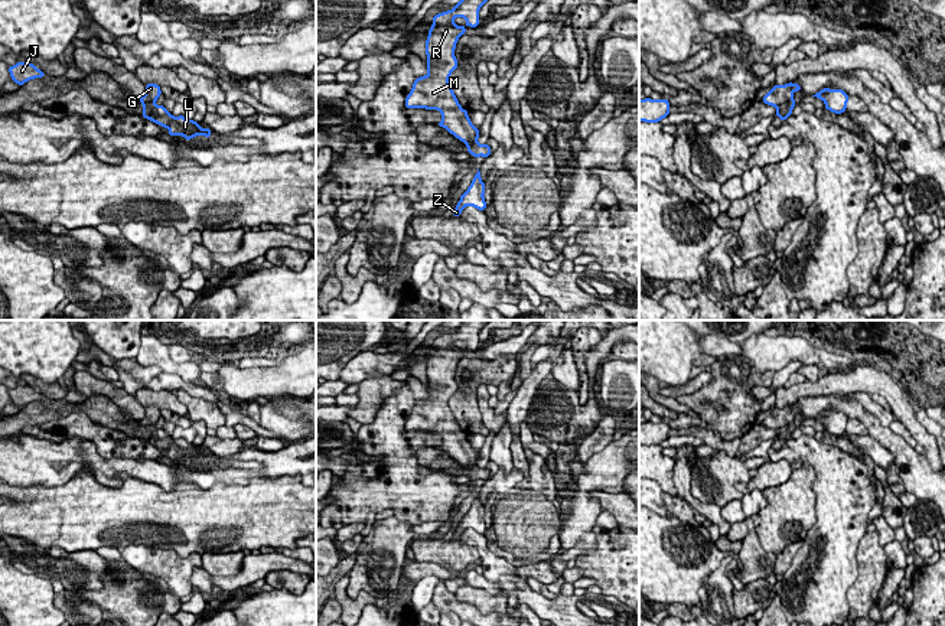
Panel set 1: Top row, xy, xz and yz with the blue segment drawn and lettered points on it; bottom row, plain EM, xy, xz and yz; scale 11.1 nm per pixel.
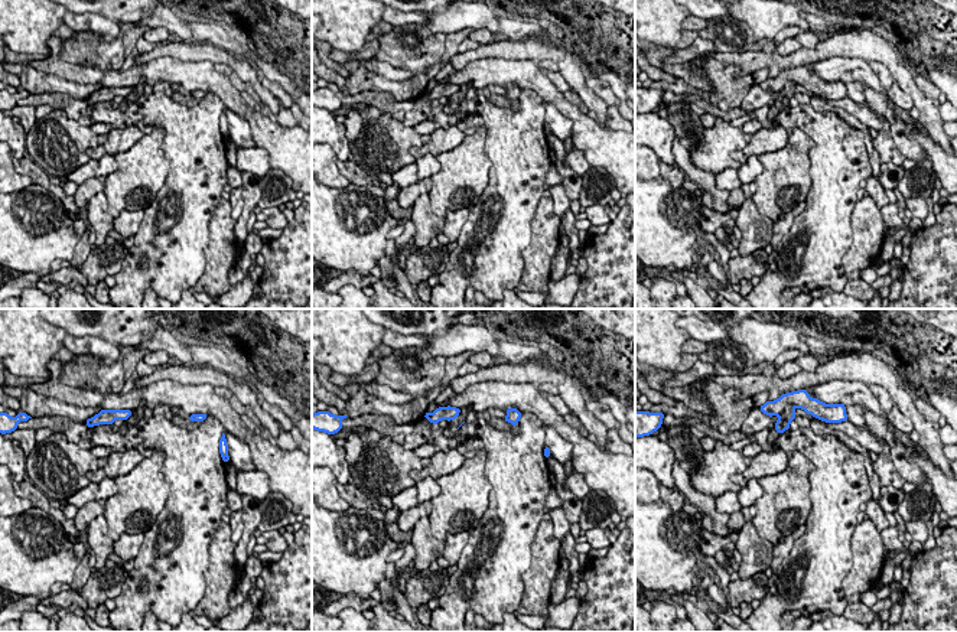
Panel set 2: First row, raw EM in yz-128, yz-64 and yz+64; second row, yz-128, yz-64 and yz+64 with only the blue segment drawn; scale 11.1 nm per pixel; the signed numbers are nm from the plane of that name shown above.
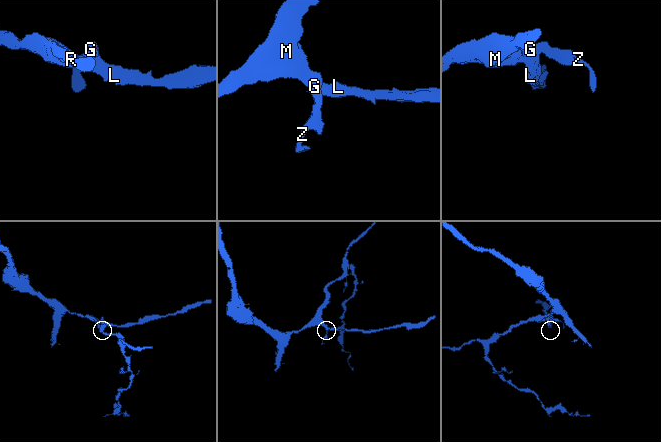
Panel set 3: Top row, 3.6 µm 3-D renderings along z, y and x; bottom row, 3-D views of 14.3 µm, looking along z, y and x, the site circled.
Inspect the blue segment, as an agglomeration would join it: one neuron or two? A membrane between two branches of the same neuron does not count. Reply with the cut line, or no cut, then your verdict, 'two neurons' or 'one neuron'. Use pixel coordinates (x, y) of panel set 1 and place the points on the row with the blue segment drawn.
yz (791, 93), (776, 108) | two neurons

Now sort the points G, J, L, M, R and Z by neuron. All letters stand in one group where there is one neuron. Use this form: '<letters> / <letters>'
G J M R Z / L

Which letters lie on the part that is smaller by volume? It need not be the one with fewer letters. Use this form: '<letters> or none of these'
L

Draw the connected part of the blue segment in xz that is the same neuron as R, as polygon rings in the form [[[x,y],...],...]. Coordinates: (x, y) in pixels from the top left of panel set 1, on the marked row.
[[[460,0],[453,10],[433,16],[426,40],[426,76],[414,81],[405,98],[405,108],[439,110],[441,121],[437,127],[446,128],[463,143],[475,143],[479,128],[475,128],[449,84],[450,74],[457,68],[454,48],[457,39],[466,33],[466,26],[479,26],[479,9],[488,0]]]

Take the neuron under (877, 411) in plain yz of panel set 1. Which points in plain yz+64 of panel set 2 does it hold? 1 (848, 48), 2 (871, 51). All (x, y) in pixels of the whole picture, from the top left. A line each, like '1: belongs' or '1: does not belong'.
1: does not belong
2: does not belong

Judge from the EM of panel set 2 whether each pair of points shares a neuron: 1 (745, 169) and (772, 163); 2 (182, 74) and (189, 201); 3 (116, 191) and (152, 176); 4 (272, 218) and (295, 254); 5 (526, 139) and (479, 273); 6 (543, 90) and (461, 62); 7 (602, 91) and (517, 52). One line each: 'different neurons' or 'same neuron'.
1: different neurons
2: different neurons
3: same neuron
4: different neurons
5: same neuron
6: different neurons
7: different neurons

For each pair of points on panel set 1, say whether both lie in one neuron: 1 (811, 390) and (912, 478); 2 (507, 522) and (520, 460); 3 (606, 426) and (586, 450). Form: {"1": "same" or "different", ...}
{"1": "different", "2": "different", "3": "same"}

